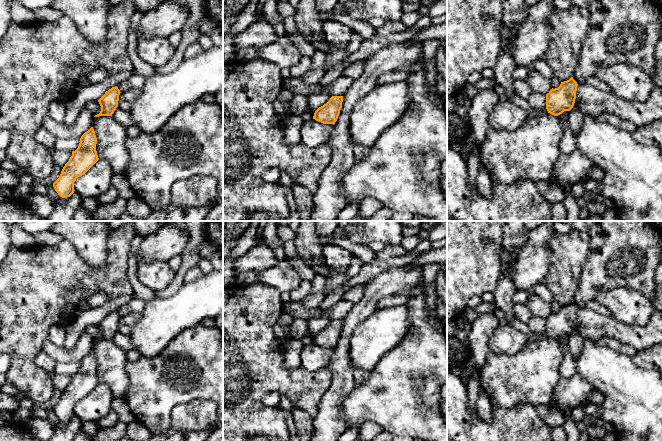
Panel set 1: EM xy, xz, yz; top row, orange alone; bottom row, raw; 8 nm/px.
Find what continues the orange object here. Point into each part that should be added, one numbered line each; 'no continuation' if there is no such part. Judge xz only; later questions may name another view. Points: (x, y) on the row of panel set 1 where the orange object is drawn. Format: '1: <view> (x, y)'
no continuation

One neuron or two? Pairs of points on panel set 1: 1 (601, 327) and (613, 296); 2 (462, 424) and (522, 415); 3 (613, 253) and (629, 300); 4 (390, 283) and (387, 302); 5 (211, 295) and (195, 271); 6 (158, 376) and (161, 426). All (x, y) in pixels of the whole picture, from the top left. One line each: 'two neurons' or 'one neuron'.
1: two neurons
2: one neuron
3: two neurons
4: two neurons
5: two neurons
6: one neuron

